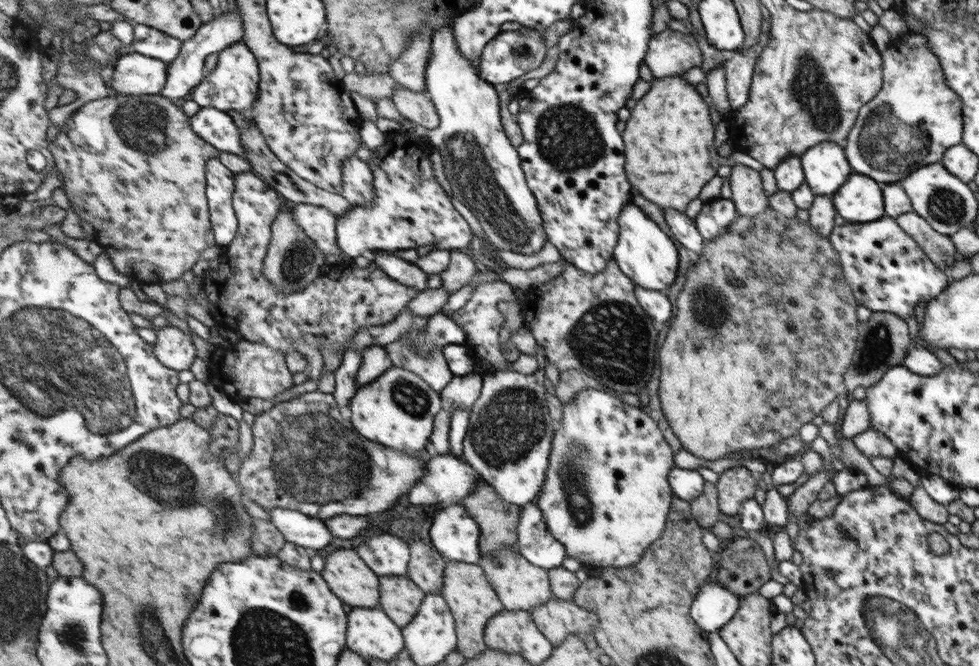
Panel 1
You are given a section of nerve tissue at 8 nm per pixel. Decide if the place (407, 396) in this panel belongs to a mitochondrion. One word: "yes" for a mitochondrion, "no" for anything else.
yes

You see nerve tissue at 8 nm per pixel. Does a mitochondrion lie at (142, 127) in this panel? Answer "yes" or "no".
yes

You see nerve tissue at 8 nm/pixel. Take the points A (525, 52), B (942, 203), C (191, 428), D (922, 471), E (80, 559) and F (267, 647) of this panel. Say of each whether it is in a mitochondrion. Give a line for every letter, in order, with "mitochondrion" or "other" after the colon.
A: mitochondrion
B: mitochondrion
C: other
D: other
E: other
F: mitochondrion

